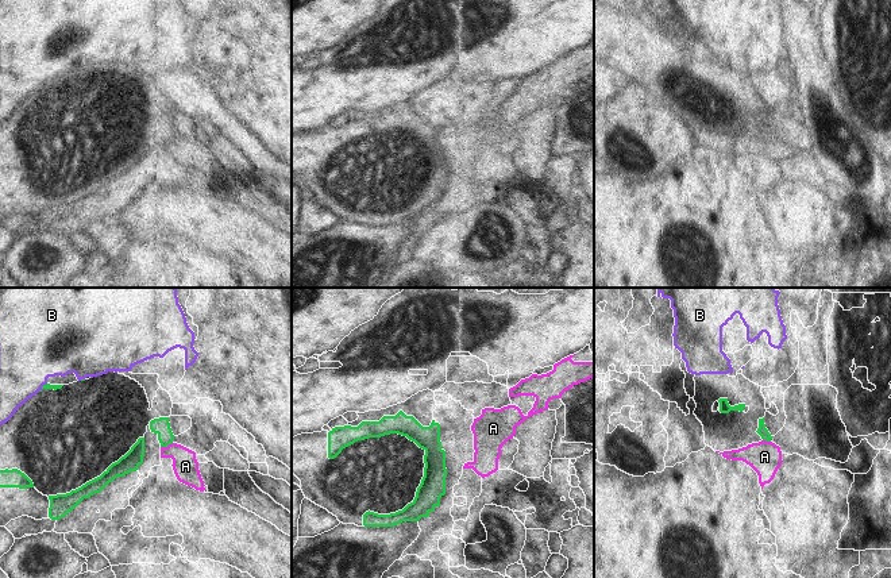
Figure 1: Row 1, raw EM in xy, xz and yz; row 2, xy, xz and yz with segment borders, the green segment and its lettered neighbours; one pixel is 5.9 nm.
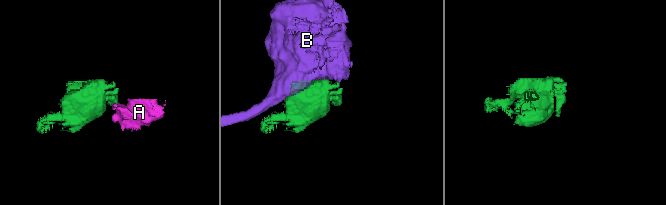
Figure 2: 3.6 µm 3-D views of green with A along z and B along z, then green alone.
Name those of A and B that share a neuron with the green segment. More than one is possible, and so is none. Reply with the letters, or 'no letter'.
A

